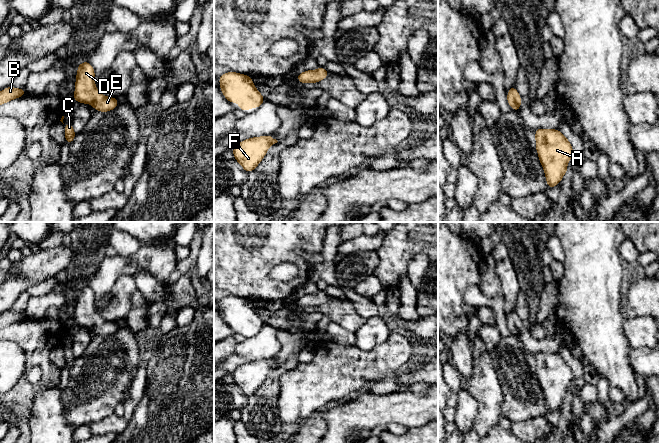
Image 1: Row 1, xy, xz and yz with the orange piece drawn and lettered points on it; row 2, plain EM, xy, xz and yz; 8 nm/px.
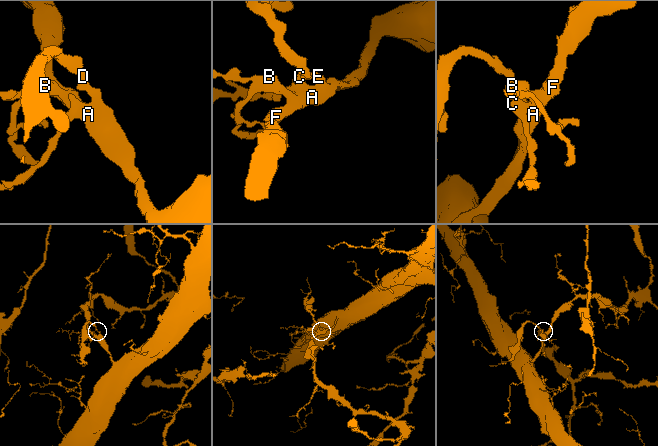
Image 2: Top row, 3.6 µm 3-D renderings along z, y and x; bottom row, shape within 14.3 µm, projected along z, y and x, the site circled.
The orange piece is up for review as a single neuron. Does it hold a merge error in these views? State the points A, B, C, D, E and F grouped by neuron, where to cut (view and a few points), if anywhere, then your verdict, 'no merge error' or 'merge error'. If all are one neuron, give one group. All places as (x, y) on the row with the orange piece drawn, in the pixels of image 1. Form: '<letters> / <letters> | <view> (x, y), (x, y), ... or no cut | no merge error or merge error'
A B C D E F | no cut | no merge error

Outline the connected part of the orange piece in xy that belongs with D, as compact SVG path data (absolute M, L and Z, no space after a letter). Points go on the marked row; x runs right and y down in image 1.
M88 61L78 65L73 99L91 104L99 112L109 112L120 104L115 97L107 97L97 91L94 68Z

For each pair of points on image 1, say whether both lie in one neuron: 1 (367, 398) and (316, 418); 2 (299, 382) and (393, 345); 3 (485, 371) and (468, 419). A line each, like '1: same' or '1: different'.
1: different
2: same
3: different

